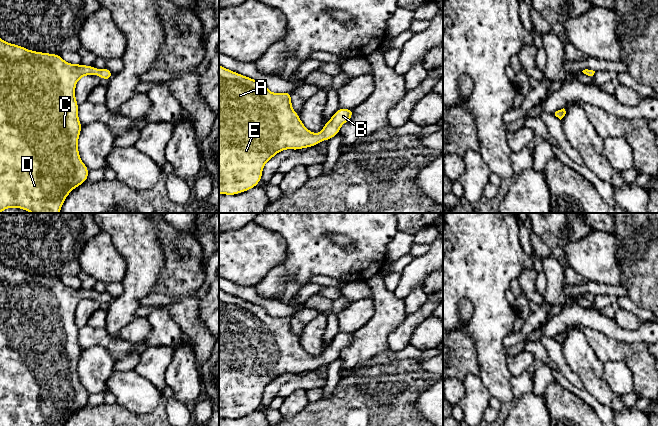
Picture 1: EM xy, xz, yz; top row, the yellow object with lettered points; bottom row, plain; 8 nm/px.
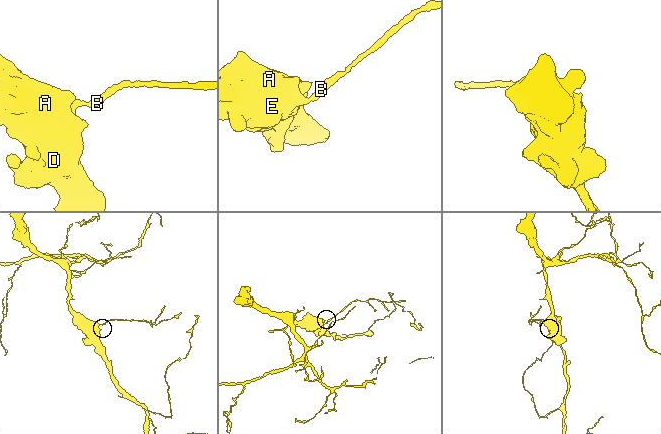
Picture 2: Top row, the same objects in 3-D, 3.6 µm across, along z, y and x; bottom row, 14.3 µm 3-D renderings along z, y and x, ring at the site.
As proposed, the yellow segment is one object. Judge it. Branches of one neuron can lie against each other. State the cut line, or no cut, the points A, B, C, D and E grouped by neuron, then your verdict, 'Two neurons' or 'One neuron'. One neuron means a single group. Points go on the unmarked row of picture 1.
No split. Groups: A B C D E. One neuron

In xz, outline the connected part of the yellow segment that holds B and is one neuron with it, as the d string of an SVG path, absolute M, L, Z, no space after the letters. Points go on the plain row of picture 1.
M219 289L219 418L237 419L256 411L261 404L264 388L285 373L314 371L339 358L342 348L353 340L354 333L339 332L324 348L319 358L309 355L292 333L291 316L272 317L265 308Z

